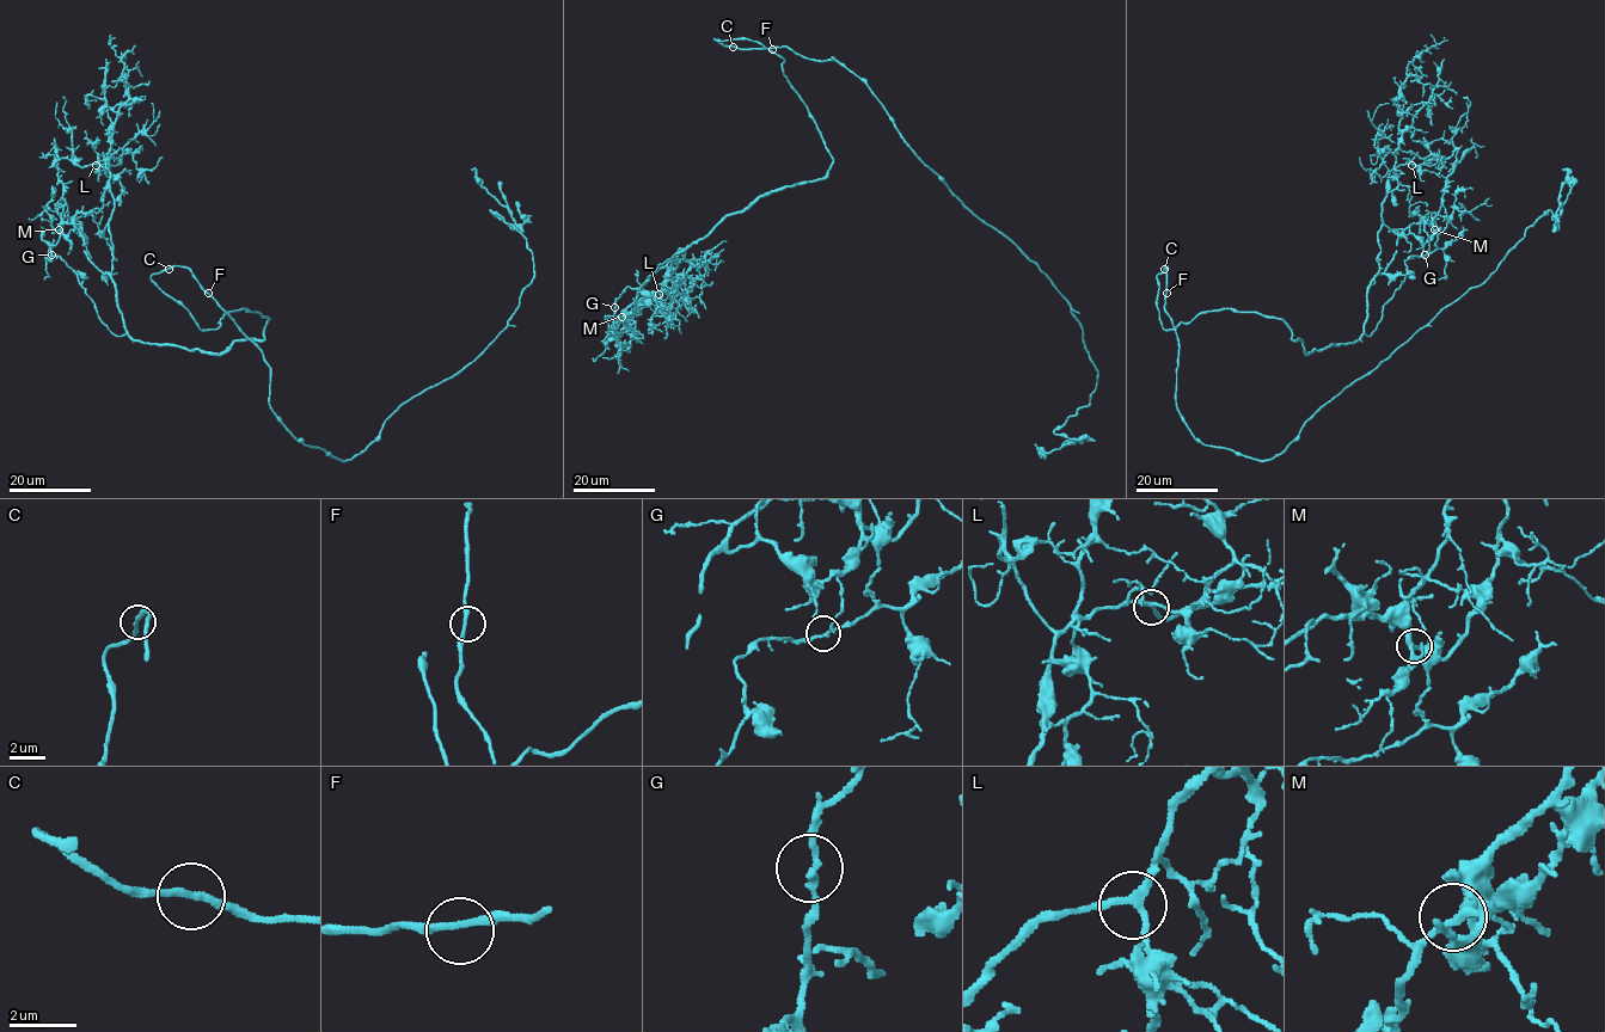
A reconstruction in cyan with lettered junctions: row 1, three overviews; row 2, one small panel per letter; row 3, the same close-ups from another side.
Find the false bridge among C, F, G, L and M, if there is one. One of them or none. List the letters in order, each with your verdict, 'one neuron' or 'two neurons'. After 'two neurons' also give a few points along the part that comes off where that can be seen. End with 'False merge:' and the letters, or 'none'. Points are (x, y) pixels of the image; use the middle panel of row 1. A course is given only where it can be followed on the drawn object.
C: one neuron
F: one neuron
G: one neuron
L: one neuron
M: one neuron
False merge: none

